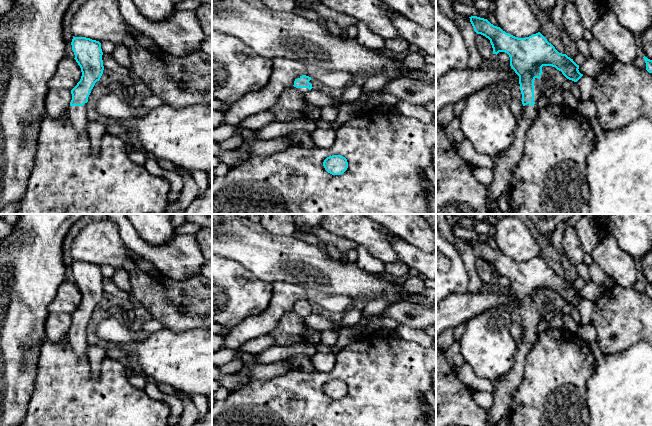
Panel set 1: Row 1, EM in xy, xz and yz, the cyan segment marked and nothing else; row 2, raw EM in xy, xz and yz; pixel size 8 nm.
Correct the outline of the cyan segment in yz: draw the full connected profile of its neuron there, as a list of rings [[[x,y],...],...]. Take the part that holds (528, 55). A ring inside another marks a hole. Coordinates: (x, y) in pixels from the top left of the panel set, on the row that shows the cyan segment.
[[[471,16],[469,18],[474,31],[477,34],[481,34],[490,40],[493,48],[493,54],[497,55],[499,52],[505,52],[509,55],[510,66],[519,76],[520,90],[522,94],[521,101],[523,104],[523,110],[522,114],[517,117],[517,126],[514,131],[514,139],[512,141],[512,144],[506,150],[493,157],[495,161],[495,167],[493,168],[494,179],[486,187],[487,209],[490,214],[493,214],[490,202],[493,200],[498,201],[505,192],[510,190],[515,168],[524,154],[526,134],[532,126],[537,115],[537,102],[543,94],[541,88],[542,85],[540,84],[542,67],[555,67],[557,70],[561,71],[567,79],[574,82],[577,82],[583,76],[583,74],[579,72],[579,65],[577,65],[573,61],[573,59],[568,57],[566,54],[559,53],[540,32],[529,37],[518,38],[506,33],[500,27],[494,26],[487,19],[477,16]]]

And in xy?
[[[73,37],[71,45],[82,76],[71,90],[72,100],[67,110],[68,120],[77,131],[87,132],[87,102],[95,83],[103,74],[103,52],[99,41],[86,37]]]

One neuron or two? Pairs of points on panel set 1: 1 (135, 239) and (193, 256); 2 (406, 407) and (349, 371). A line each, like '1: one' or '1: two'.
1: one
2: one

